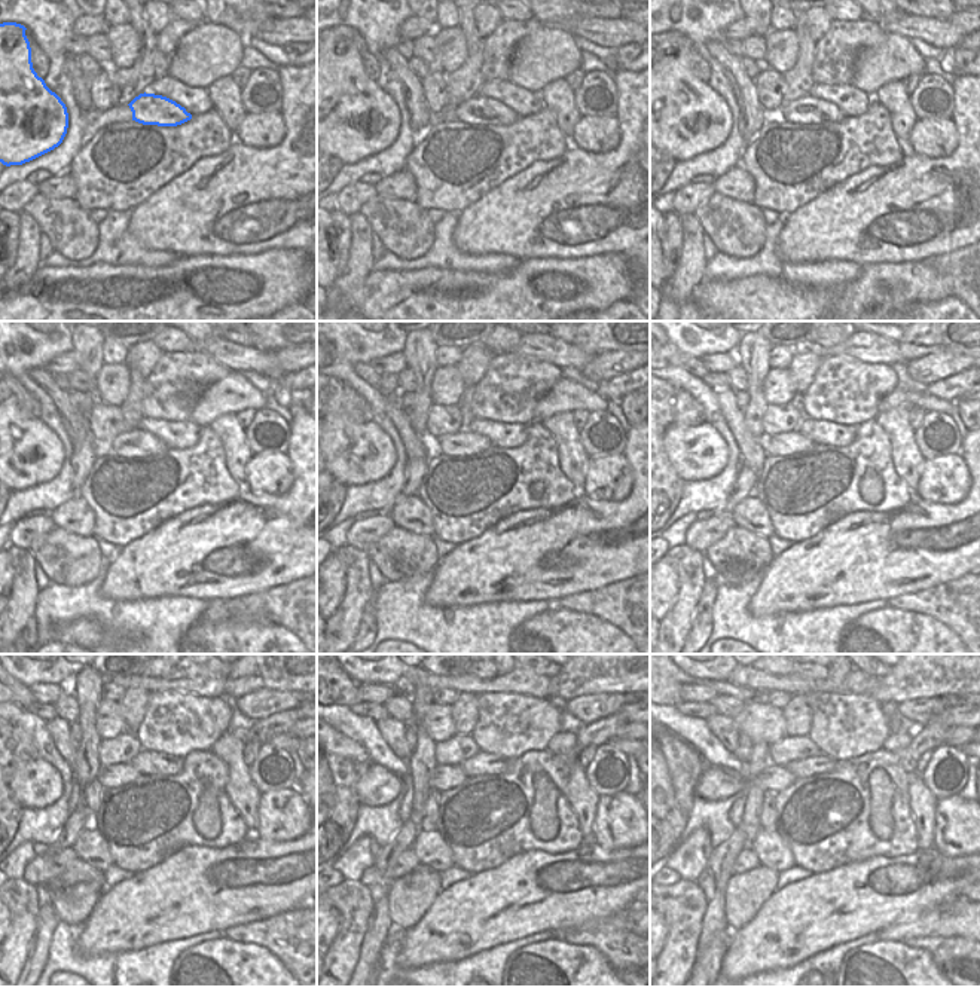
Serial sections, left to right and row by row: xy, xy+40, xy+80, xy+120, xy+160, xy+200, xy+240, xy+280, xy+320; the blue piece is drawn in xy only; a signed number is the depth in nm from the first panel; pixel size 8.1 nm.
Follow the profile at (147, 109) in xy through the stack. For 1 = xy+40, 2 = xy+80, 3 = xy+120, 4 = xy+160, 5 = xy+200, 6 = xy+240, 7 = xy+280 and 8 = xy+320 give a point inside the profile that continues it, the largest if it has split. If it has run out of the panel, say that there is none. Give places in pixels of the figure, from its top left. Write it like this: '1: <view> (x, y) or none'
1: xy+40 (478, 110)
2: xy+80 (808, 110)
3: xy+120 (133, 443)
4: xy+160 (463, 443)
5: xy+200 (787, 443)
6: xy+240 (124, 773)
7: xy+280 (443, 778)
8: xy+320 (774, 778)

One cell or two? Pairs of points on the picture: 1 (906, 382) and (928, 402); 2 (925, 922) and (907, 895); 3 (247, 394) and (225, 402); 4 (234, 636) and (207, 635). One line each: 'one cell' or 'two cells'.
1: two cells
2: two cells
3: one cell
4: one cell

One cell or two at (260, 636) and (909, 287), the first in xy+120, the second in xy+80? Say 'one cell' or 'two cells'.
two cells

